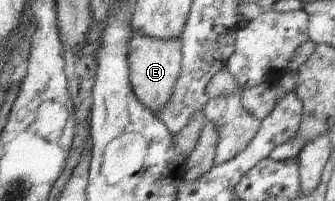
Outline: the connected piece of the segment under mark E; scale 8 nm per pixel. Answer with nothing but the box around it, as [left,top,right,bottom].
[130,35,182,111]

